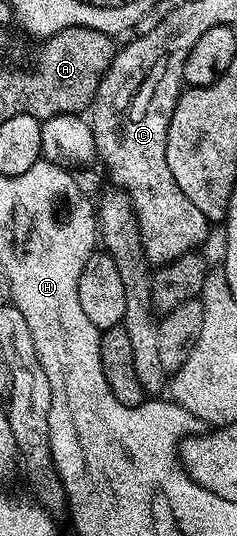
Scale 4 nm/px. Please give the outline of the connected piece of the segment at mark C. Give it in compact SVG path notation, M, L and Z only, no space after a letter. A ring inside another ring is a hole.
M187 16L172 17L172 23L163 23L164 31L150 29L150 33L136 35L128 47L128 51L121 50L118 58L112 63L104 75L104 82L98 85L98 93L94 104L96 119L94 130L96 132L96 154L104 155L105 167L112 171L112 177L117 188L126 189L132 210L135 211L136 220L143 240L144 256L153 264L159 265L169 259L182 257L186 251L195 251L200 242L208 235L210 224L201 217L198 209L176 187L176 182L166 165L166 133L168 132L168 116L174 113L176 96L185 86L184 64L180 62L180 55L188 55L188 39L196 38L192 26L188 24Z

